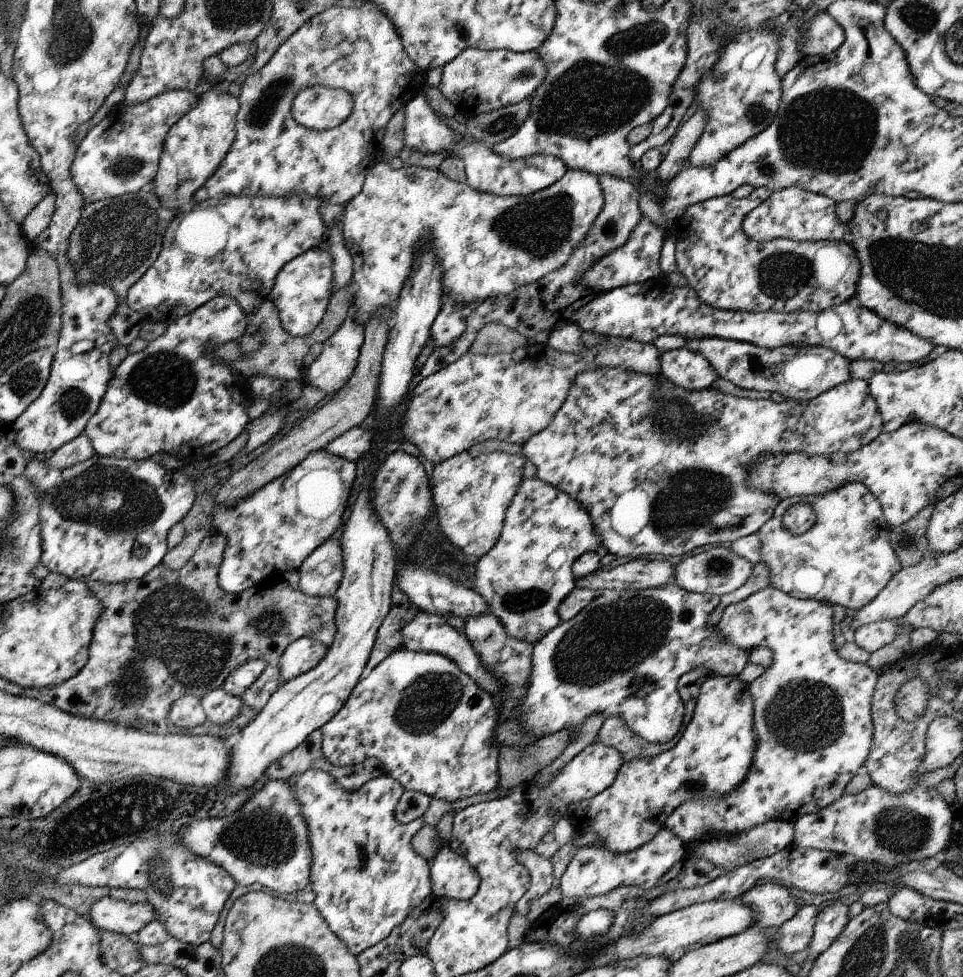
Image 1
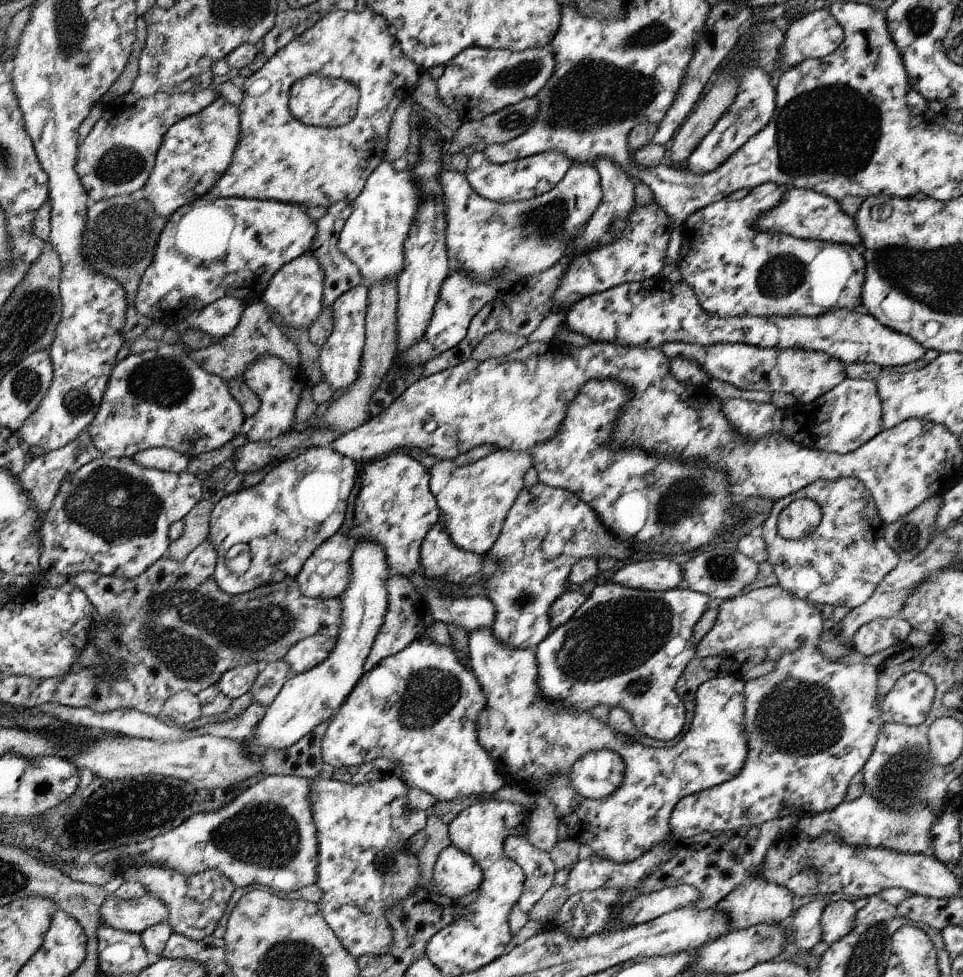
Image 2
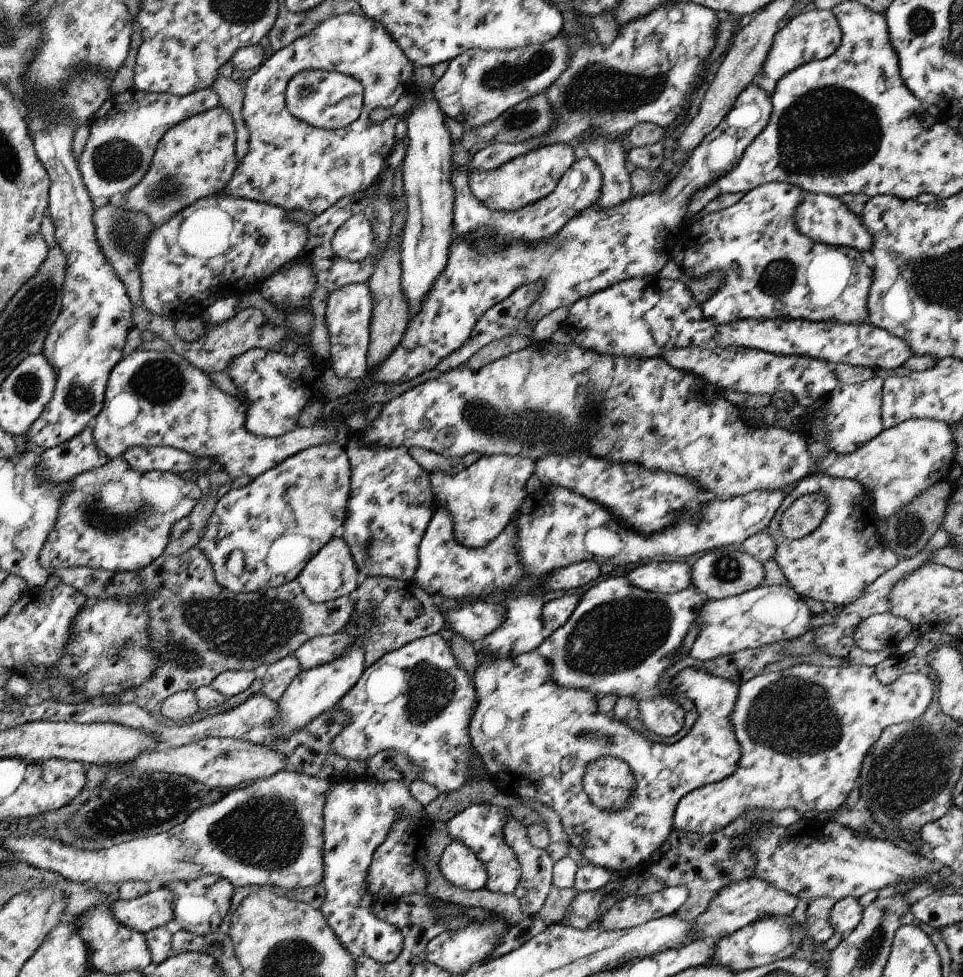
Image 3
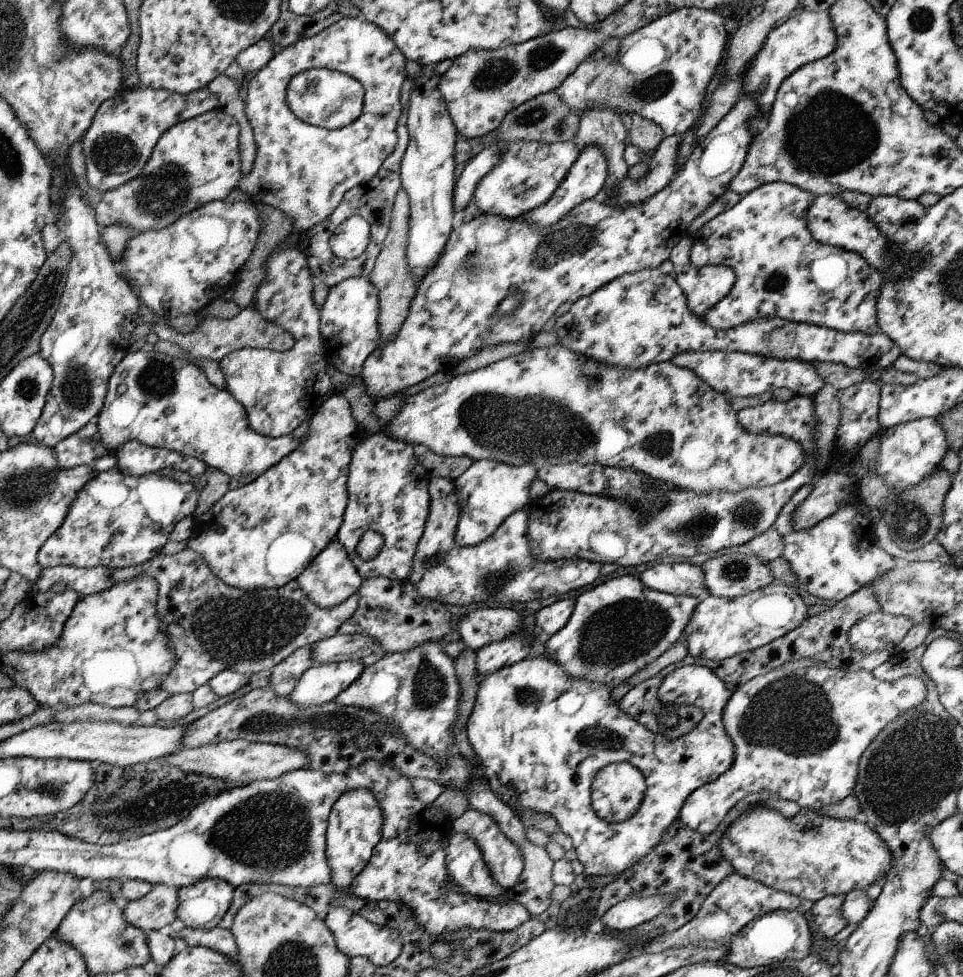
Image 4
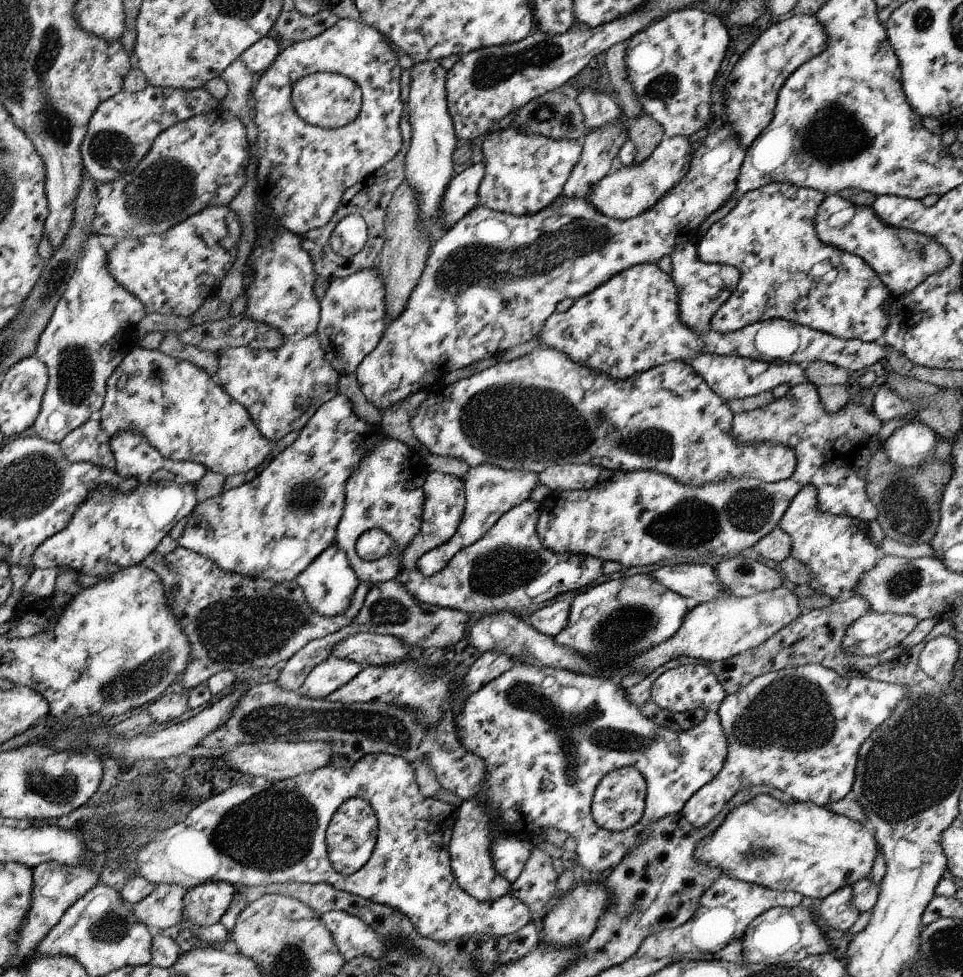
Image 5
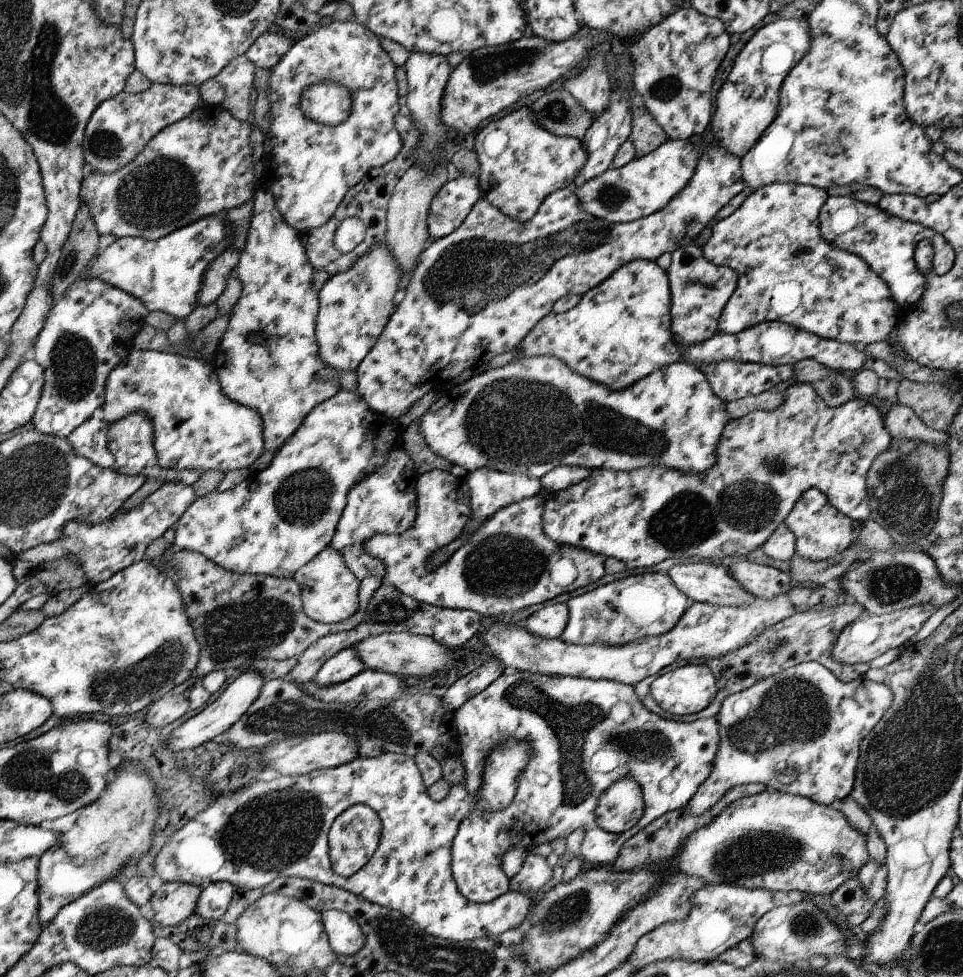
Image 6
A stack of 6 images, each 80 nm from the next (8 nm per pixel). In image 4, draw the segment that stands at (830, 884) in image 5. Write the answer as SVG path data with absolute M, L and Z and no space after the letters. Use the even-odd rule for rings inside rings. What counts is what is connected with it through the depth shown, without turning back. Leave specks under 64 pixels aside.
M756 805L726 827L717 845L724 860L728 860L740 876L814 902L826 895L845 895L854 889L866 890L874 880L885 880L884 872L887 873L891 865L889 848L863 819L837 819L812 809L801 808L788 818L770 806Z

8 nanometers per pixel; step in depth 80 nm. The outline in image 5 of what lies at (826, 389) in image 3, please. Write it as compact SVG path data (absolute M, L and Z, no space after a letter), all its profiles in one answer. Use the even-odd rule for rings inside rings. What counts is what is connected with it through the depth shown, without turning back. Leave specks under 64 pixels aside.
M705 354L688 361L688 363L696 368L696 372L700 372L704 376L704 380L725 401L747 399L766 391L774 391L780 385L793 387L797 384L808 382L803 366L795 361L784 364L768 364L766 361L755 361L748 357Z

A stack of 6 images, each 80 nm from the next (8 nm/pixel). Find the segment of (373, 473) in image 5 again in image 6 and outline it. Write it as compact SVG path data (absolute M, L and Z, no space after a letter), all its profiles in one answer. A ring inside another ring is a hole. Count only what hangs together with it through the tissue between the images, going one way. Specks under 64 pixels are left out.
M402 448L395 449L388 455L383 467L365 476L348 492L348 512L343 512L344 520L339 520L340 532L335 532L336 540L331 540L330 547L342 554L348 568L360 582L371 576L386 576L385 564L368 554L367 542L375 534L397 535L414 526L418 508L415 488L421 475L410 456Z

